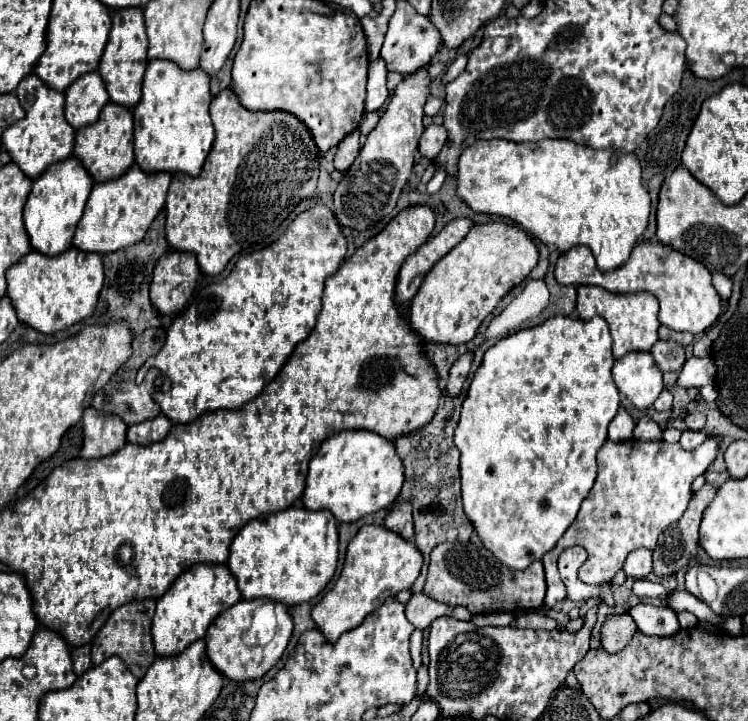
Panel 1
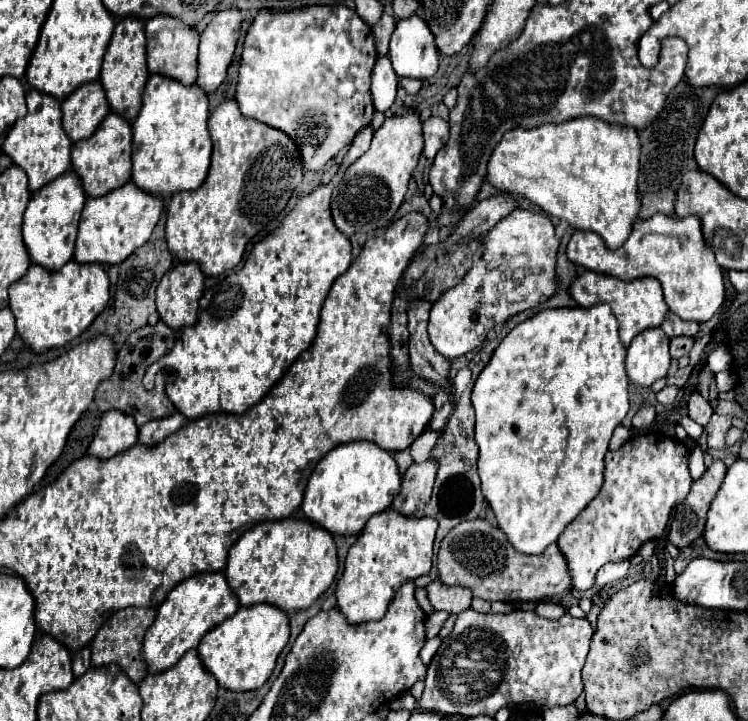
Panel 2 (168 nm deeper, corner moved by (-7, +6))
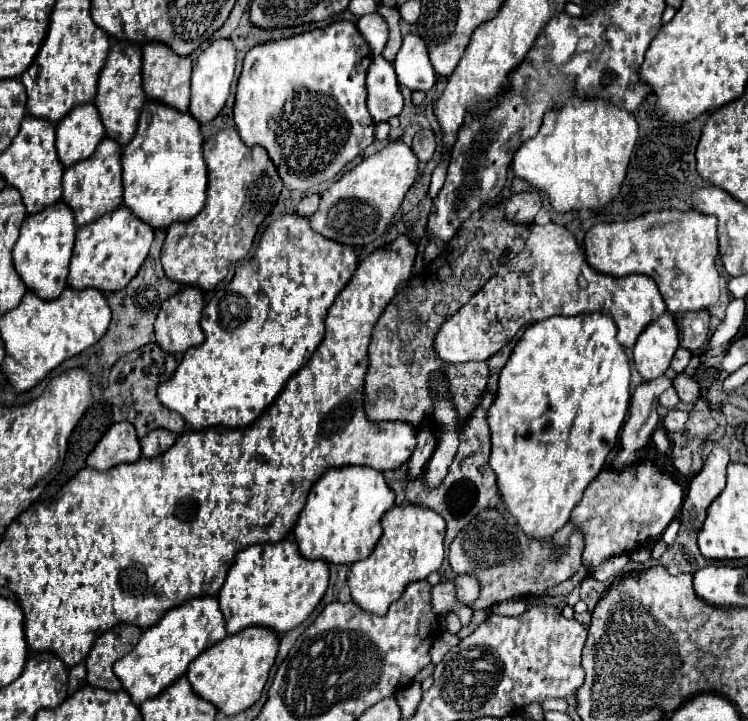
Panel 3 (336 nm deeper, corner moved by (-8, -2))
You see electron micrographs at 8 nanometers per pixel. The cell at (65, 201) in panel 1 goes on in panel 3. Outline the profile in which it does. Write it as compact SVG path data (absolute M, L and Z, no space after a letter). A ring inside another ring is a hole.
M57 201L23 221L21 237L13 249L13 265L29 291L43 299L55 299L67 287L67 269L73 255L75 231L75 213L71 213L65 201Z

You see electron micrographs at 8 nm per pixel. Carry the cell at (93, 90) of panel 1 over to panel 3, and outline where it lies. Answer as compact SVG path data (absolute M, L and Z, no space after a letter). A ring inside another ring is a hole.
M95 103L77 105L57 123L57 155L65 167L73 165L75 161L87 159L103 137L105 127Z

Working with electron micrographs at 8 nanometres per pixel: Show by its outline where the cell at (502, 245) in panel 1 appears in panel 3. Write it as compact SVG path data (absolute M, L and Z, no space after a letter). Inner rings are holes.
M529 225L529 235L525 237L525 247L517 253L509 263L505 263L471 299L463 309L459 309L453 317L449 317L441 329L433 337L433 349L445 363L469 363L469 361L487 361L493 353L497 353L509 339L517 335L523 325L531 325L543 321L553 315L581 315L581 313L605 313L611 315L619 329L619 343L623 347L633 347L637 337L645 331L645 327L659 319L667 309L663 305L663 297L647 275L631 275L631 277L607 277L603 273L595 273L583 257L581 247L575 237L561 225Z

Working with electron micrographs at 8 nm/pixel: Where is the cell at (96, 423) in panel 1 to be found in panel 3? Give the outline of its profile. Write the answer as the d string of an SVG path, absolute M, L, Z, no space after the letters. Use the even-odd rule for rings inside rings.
M127 421L113 423L101 437L93 453L87 457L87 465L99 471L107 471L119 463L133 463L141 457L139 437L135 427Z

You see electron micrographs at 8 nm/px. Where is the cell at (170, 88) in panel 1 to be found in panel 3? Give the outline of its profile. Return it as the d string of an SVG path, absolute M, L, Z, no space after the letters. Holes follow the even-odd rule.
M147 99L143 105L143 113L139 117L139 127L123 149L123 203L143 221L151 223L153 229L167 229L173 221L183 221L195 217L205 205L205 189L207 189L207 165L203 159L203 135L201 125L189 111L177 111L159 103L155 99Z

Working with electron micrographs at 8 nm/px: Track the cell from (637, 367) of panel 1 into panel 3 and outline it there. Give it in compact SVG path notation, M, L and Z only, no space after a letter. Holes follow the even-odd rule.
M671 313L653 321L641 335L633 347L635 369L639 371L643 381L653 381L661 377L671 365L673 353L679 347L679 333Z

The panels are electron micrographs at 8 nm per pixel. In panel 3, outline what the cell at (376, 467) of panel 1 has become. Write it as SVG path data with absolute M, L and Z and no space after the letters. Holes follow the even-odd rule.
M345 465L327 469L311 487L299 521L293 529L299 551L307 559L325 559L329 563L355 563L371 553L379 541L381 517L395 505L395 493L381 471L367 465Z

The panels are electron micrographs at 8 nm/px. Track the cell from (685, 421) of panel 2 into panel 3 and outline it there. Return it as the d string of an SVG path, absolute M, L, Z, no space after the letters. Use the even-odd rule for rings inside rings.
M673 409L673 411L667 413L667 417L665 417L663 423L665 423L665 429L667 429L669 433L675 433L675 431L683 431L683 429L685 429L687 419L689 419L689 413L679 411L679 409Z

